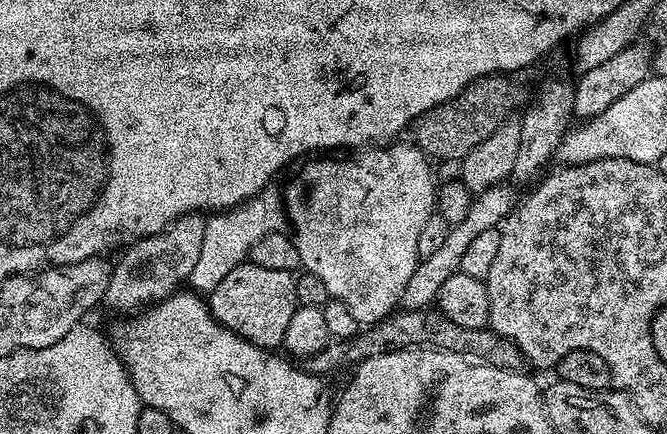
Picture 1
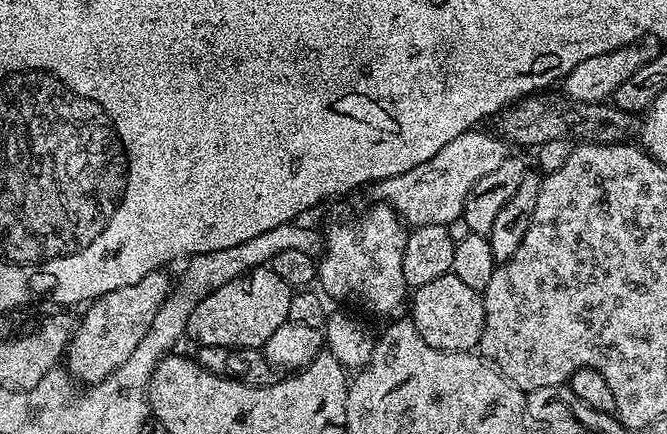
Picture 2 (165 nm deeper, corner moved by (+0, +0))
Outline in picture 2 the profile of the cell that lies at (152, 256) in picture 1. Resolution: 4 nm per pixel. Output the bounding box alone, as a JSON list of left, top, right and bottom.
[66,270,174,386]

